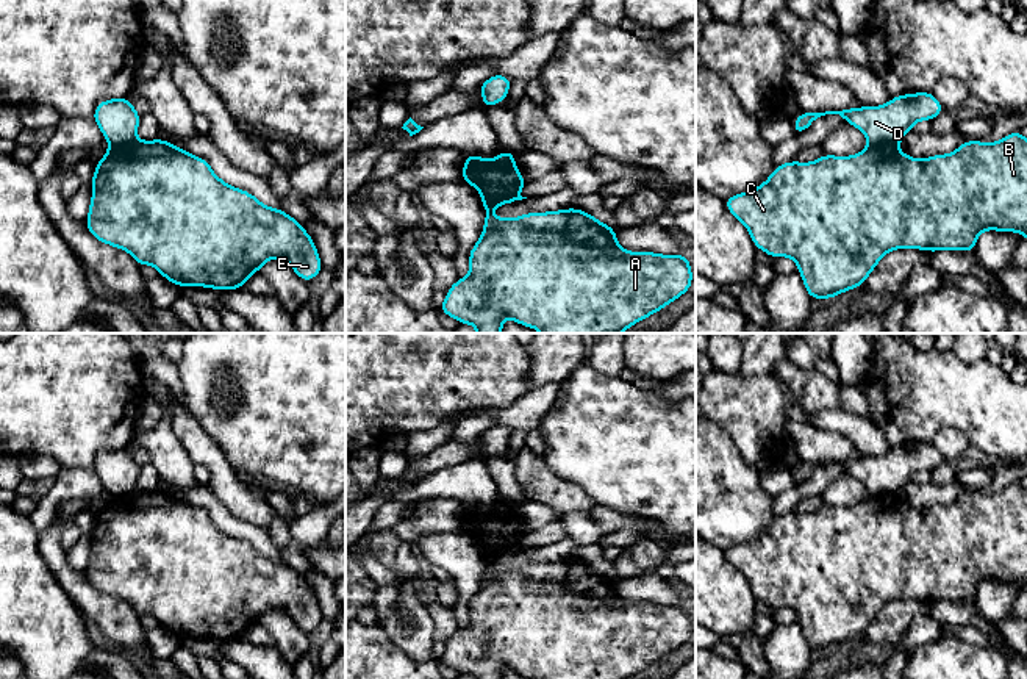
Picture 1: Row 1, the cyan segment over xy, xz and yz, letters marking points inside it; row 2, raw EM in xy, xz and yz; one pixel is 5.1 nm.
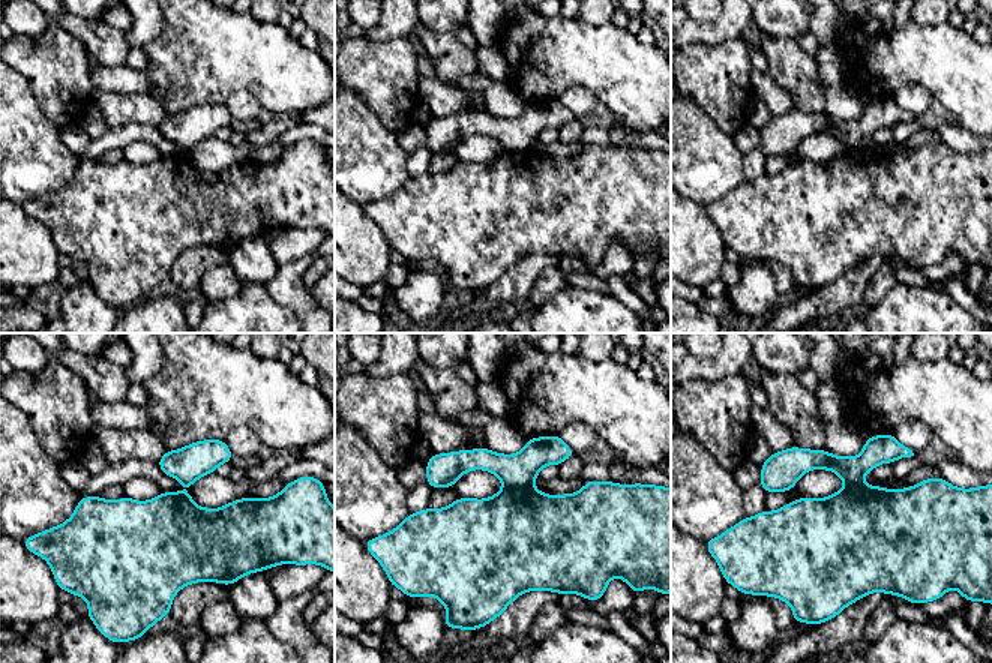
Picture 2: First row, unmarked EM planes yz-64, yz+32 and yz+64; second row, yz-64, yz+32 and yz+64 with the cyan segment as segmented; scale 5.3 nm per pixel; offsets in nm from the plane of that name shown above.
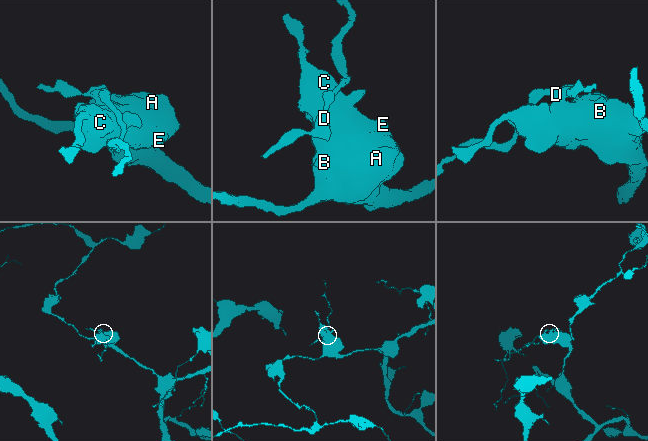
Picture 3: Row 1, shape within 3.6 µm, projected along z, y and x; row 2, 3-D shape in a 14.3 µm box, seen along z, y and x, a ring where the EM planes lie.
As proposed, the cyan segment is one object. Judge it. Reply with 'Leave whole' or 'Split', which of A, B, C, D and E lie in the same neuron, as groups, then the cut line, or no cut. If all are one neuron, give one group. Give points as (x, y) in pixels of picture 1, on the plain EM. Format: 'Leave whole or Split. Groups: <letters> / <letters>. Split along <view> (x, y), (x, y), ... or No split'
Split. Groups: A B C E / D. Split along yz (869, 493), (896, 496)

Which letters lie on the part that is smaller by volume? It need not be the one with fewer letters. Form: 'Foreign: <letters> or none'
Foreign: D

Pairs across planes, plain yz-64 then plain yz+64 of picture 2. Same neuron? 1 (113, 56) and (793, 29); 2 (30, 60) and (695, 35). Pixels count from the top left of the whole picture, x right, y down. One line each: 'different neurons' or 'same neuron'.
1: different neurons
2: different neurons

